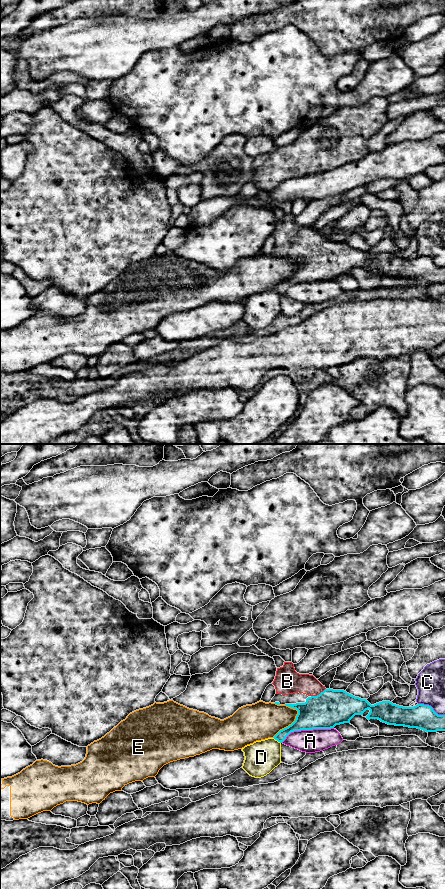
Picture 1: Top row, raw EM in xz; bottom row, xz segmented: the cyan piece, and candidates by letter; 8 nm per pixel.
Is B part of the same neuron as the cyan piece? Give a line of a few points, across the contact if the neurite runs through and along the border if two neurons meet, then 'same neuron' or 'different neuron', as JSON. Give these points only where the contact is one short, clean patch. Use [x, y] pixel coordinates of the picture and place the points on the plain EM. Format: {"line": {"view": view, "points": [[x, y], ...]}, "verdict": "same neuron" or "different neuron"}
{"line": {"view": "xz", "points": [[331, 259], [319, 246], [308, 236], [291, 234]]}, "verdict": "same neuron"}

